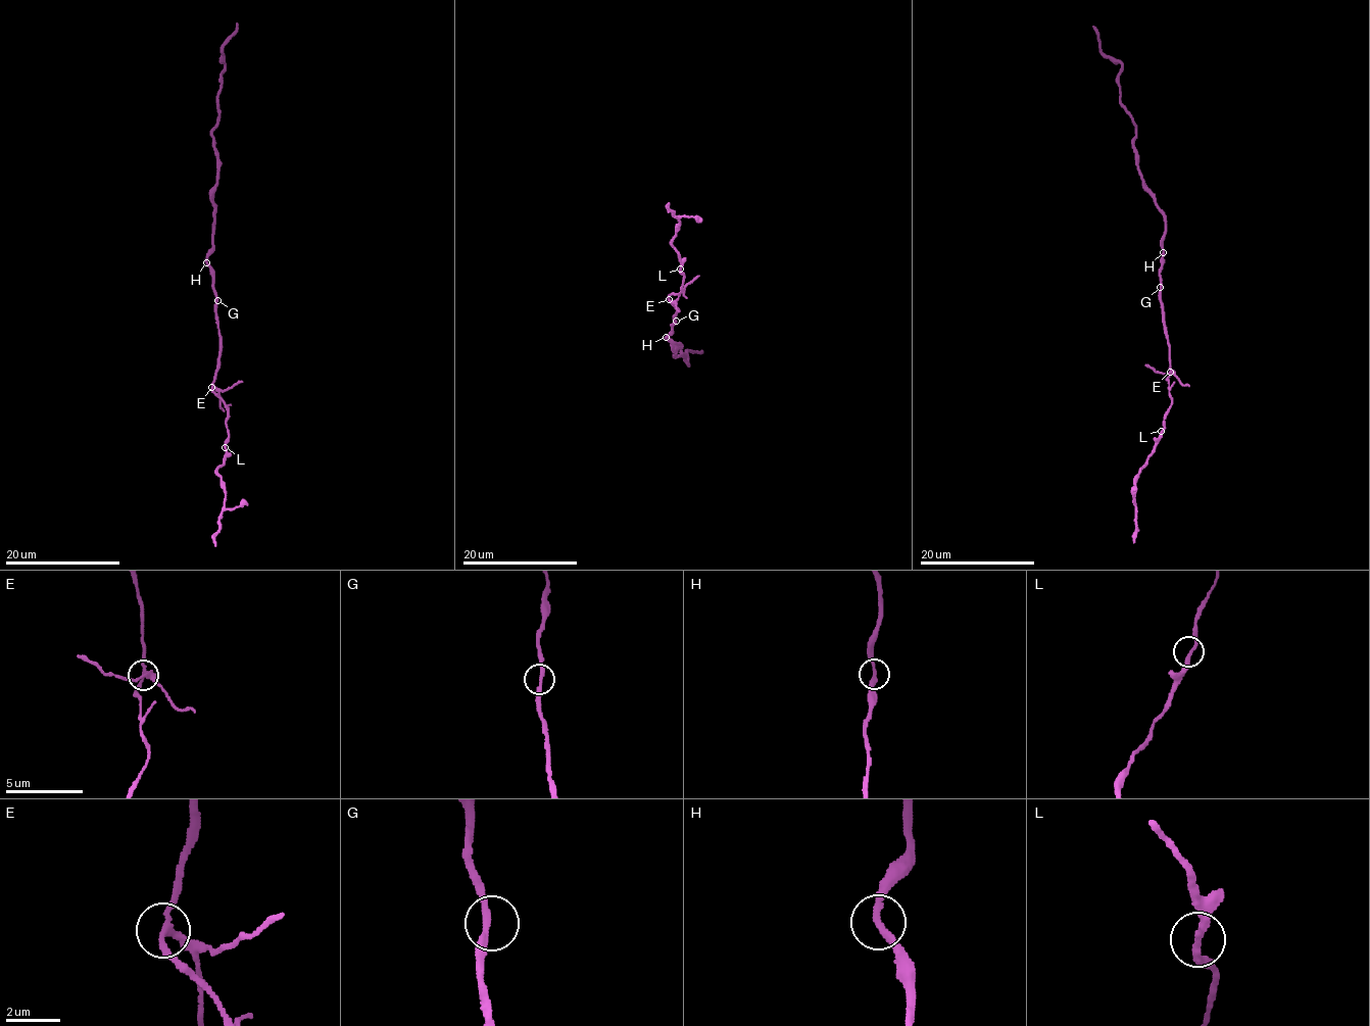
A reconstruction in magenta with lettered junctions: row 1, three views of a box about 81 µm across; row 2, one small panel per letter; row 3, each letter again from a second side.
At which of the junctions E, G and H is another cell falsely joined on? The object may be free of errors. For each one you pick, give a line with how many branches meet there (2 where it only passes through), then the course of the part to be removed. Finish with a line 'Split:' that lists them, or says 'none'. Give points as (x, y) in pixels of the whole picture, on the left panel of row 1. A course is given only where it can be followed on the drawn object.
E: branches 3; course (212, 386), (227, 408), (228, 434), (225, 462), (217, 468), (225, 489), (218, 531), (214, 536), (215, 545)
Split: E

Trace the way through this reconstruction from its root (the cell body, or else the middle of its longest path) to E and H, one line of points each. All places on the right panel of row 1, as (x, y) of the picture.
E: (1160, 281), (1170, 372)
H: (1160, 281), (1163, 252)

